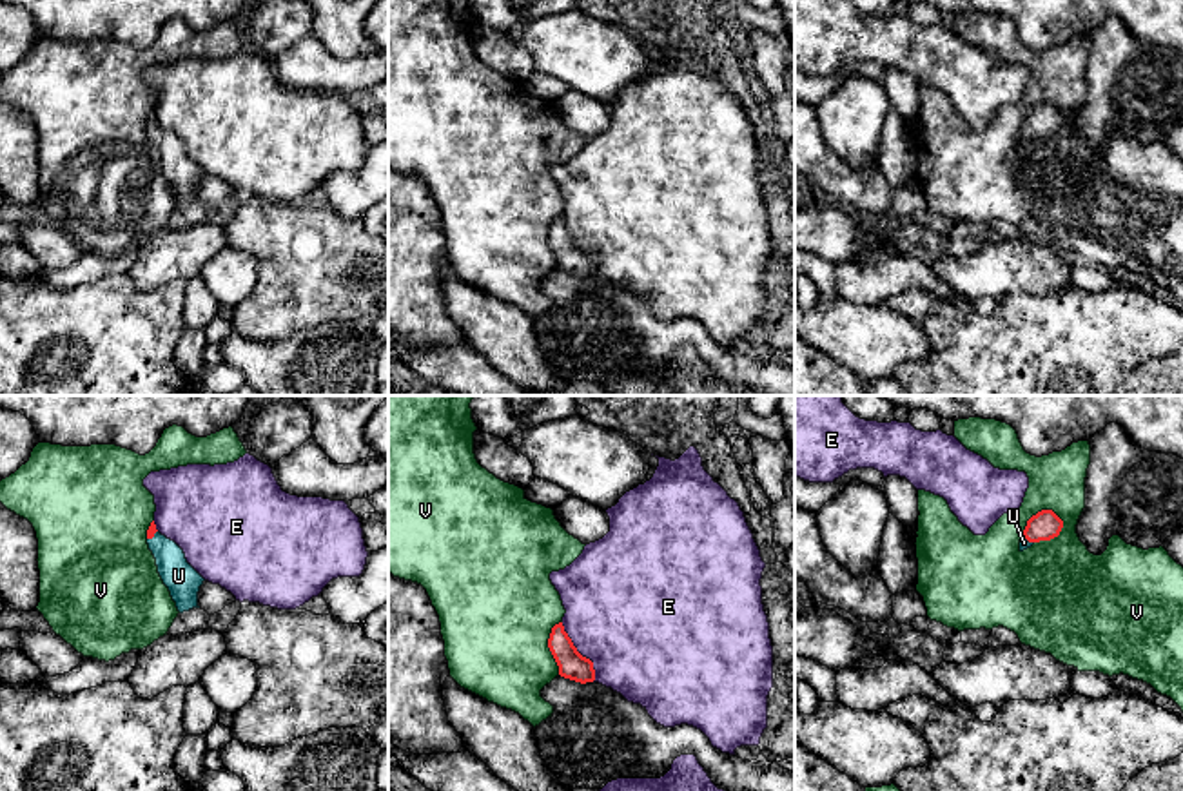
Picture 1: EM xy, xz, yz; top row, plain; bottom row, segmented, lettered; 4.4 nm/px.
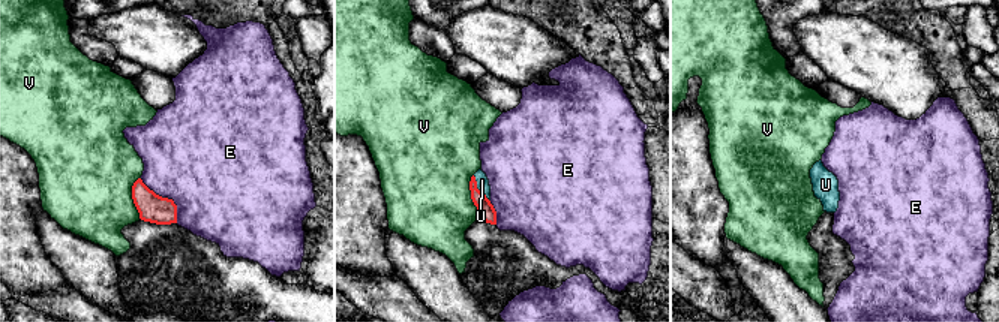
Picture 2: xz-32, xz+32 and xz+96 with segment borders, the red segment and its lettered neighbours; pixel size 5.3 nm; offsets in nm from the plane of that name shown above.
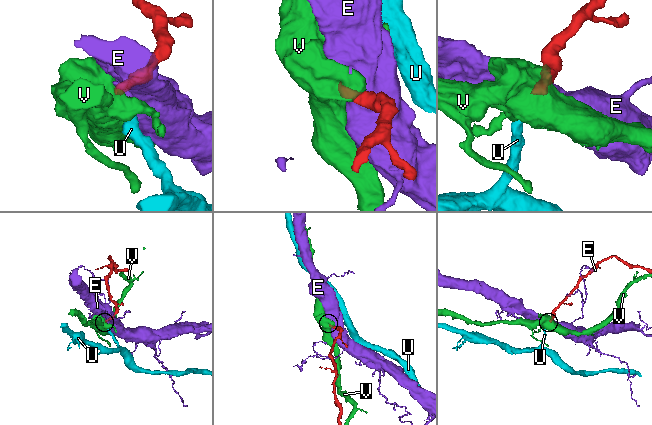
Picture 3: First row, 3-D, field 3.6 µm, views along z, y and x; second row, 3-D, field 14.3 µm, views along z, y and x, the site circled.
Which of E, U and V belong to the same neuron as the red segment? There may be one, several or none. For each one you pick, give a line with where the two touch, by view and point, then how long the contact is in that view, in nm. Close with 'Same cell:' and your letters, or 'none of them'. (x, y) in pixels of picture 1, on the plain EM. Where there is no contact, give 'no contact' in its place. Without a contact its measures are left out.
U: contact xy (153, 129); length 60 nm
Same cell: U

